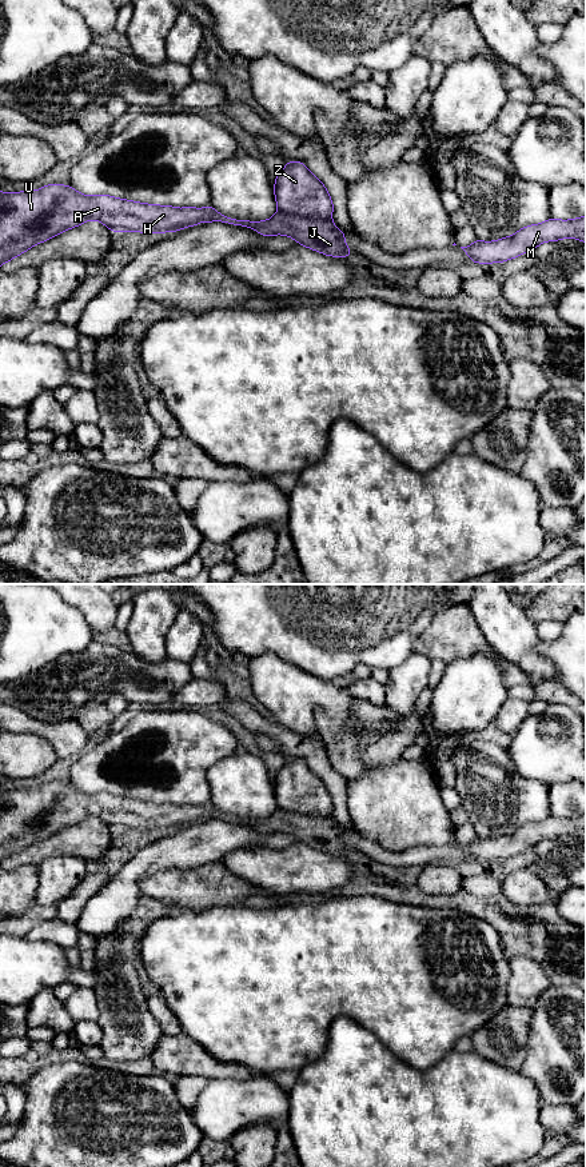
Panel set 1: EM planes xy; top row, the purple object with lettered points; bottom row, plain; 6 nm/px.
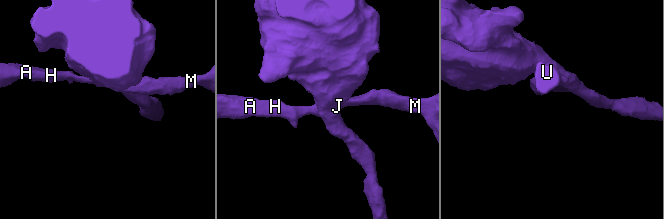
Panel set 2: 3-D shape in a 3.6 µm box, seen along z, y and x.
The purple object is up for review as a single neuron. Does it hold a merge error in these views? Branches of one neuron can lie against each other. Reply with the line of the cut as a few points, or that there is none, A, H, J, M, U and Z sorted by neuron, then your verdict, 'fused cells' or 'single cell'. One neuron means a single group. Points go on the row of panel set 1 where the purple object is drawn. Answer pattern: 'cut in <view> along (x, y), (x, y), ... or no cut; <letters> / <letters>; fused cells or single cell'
cut in xy along (279, 210), (299, 216), (330, 218); A H J M U / Z; fused cells

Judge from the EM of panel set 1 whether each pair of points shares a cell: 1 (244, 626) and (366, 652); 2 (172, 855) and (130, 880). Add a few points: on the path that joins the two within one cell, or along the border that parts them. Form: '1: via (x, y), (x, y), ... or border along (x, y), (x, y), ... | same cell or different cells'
1: via (275, 626), (309, 635), (314, 640), (335, 640) | same cell
2: via (162, 855), (151, 858), (139, 870) | same cell

